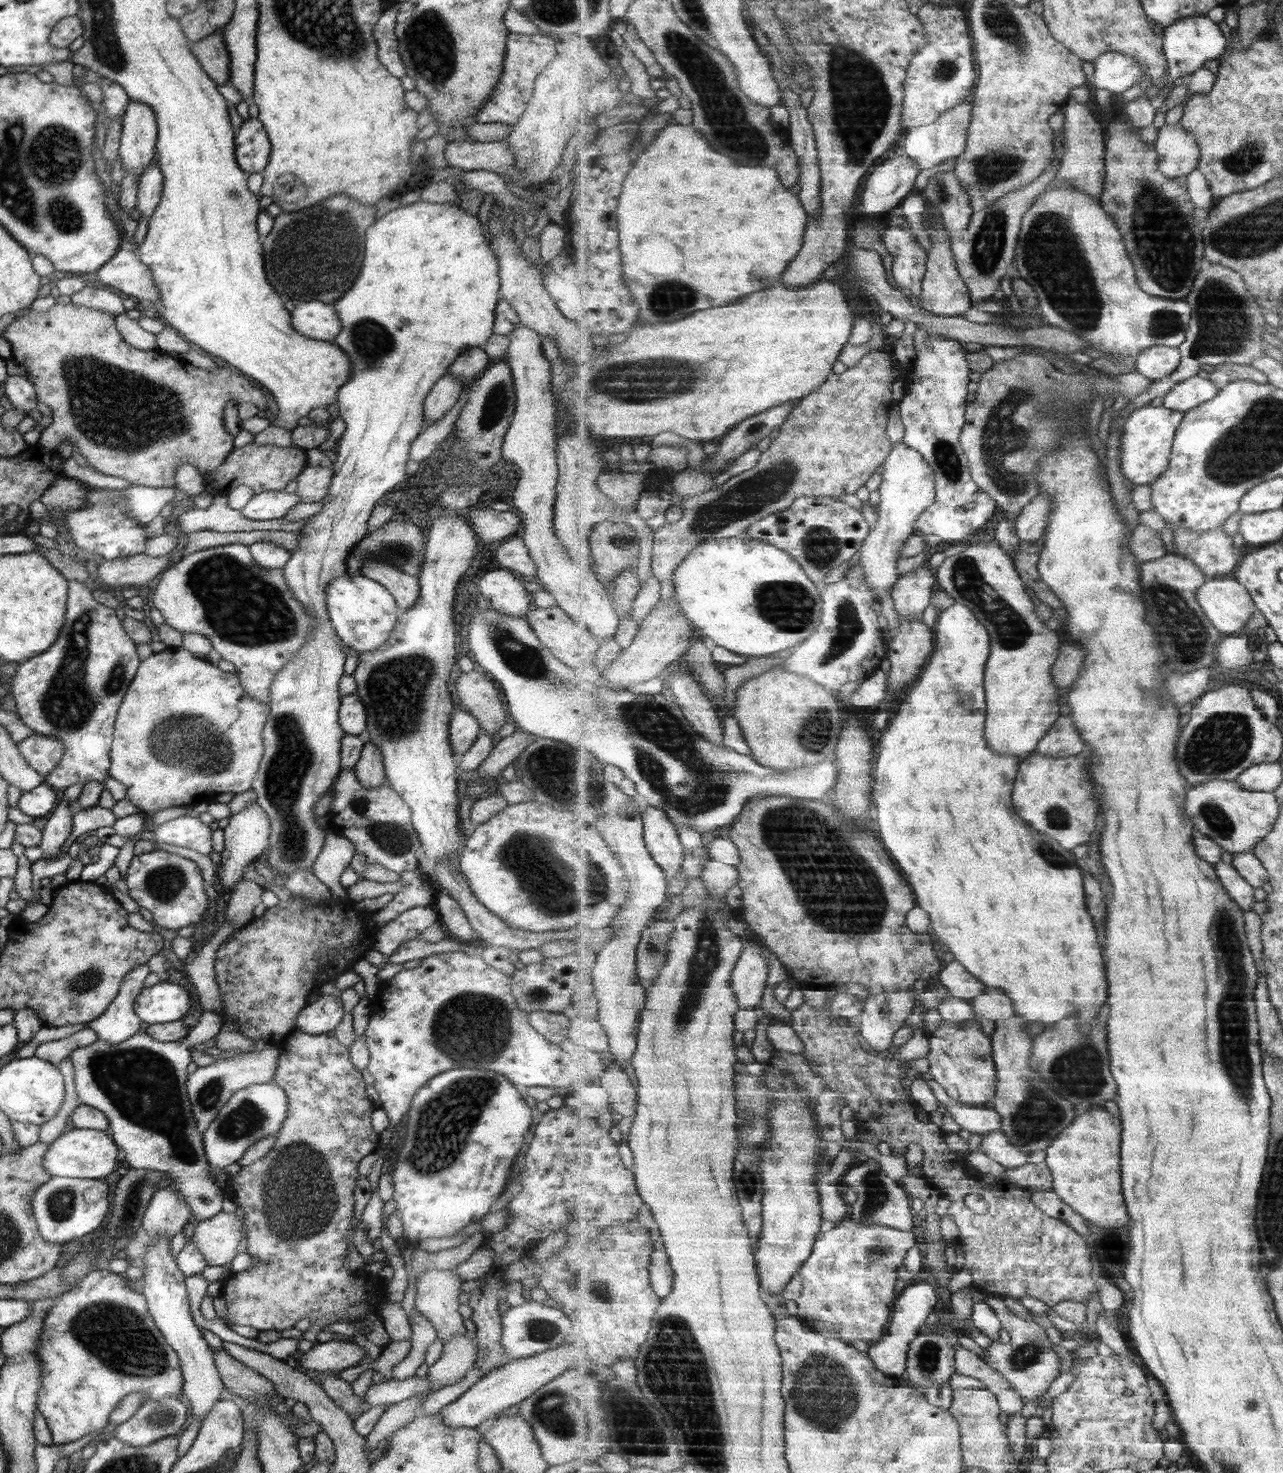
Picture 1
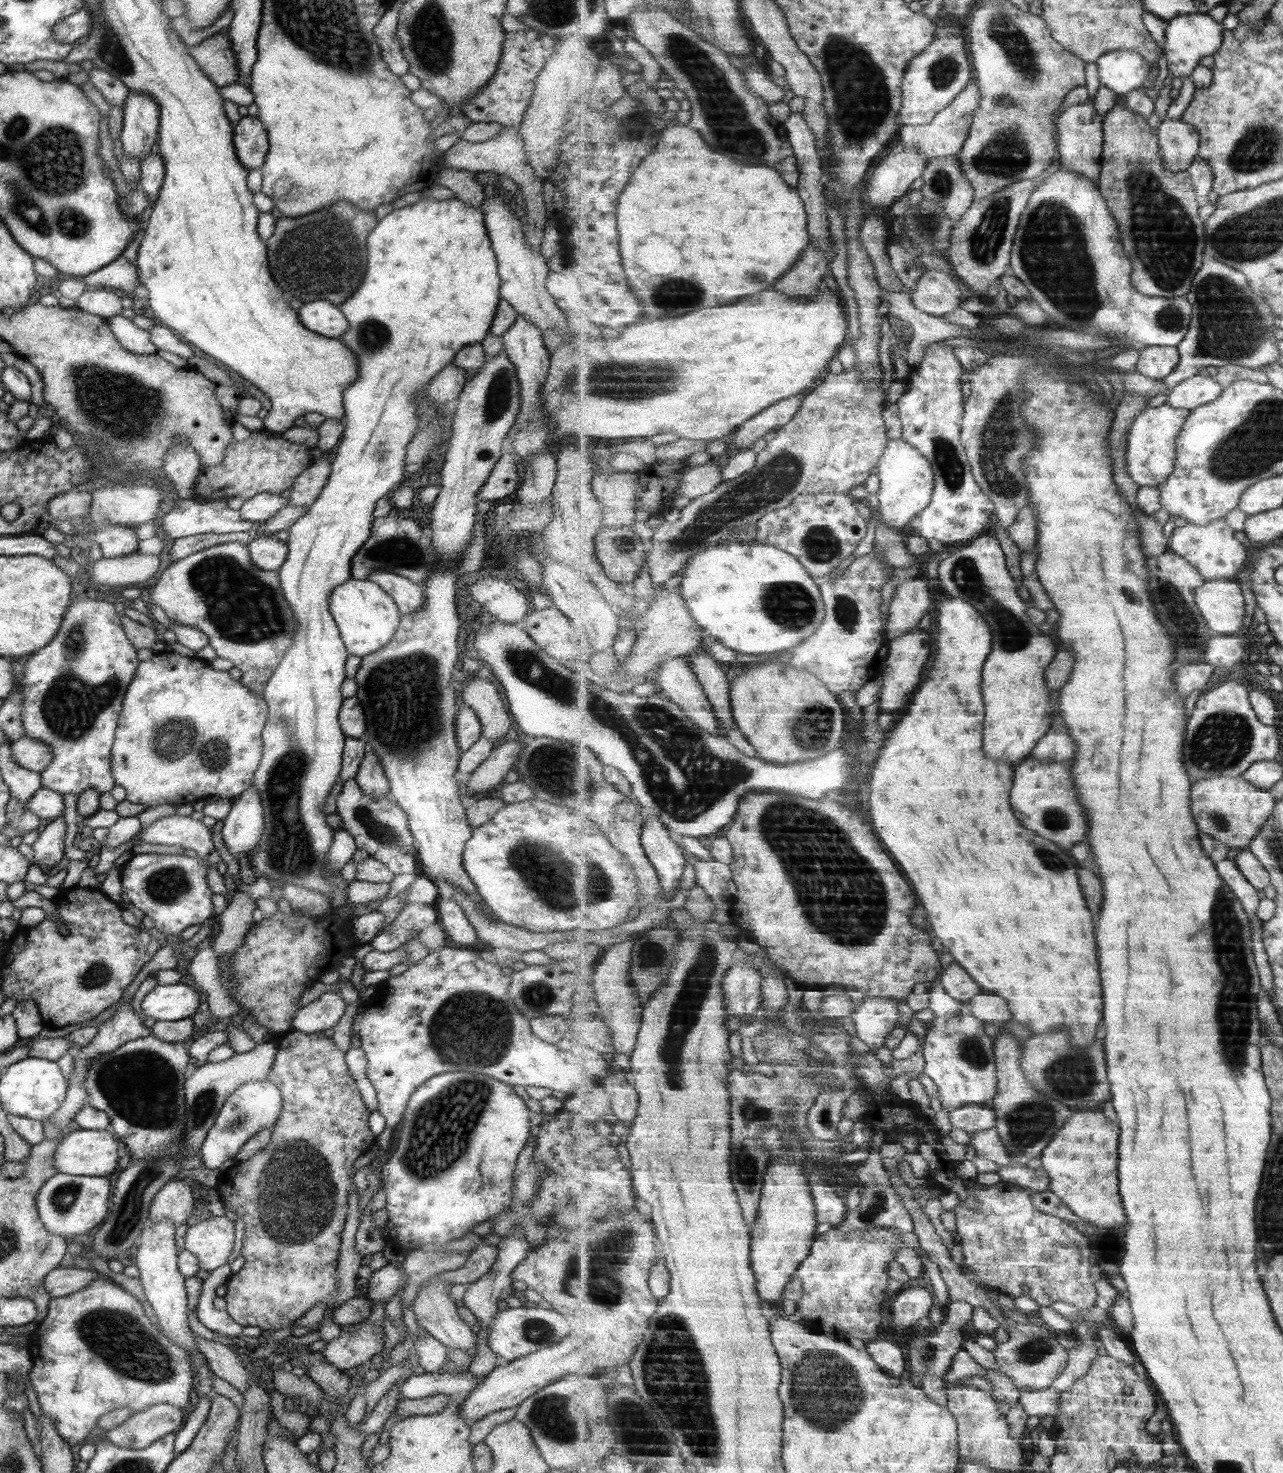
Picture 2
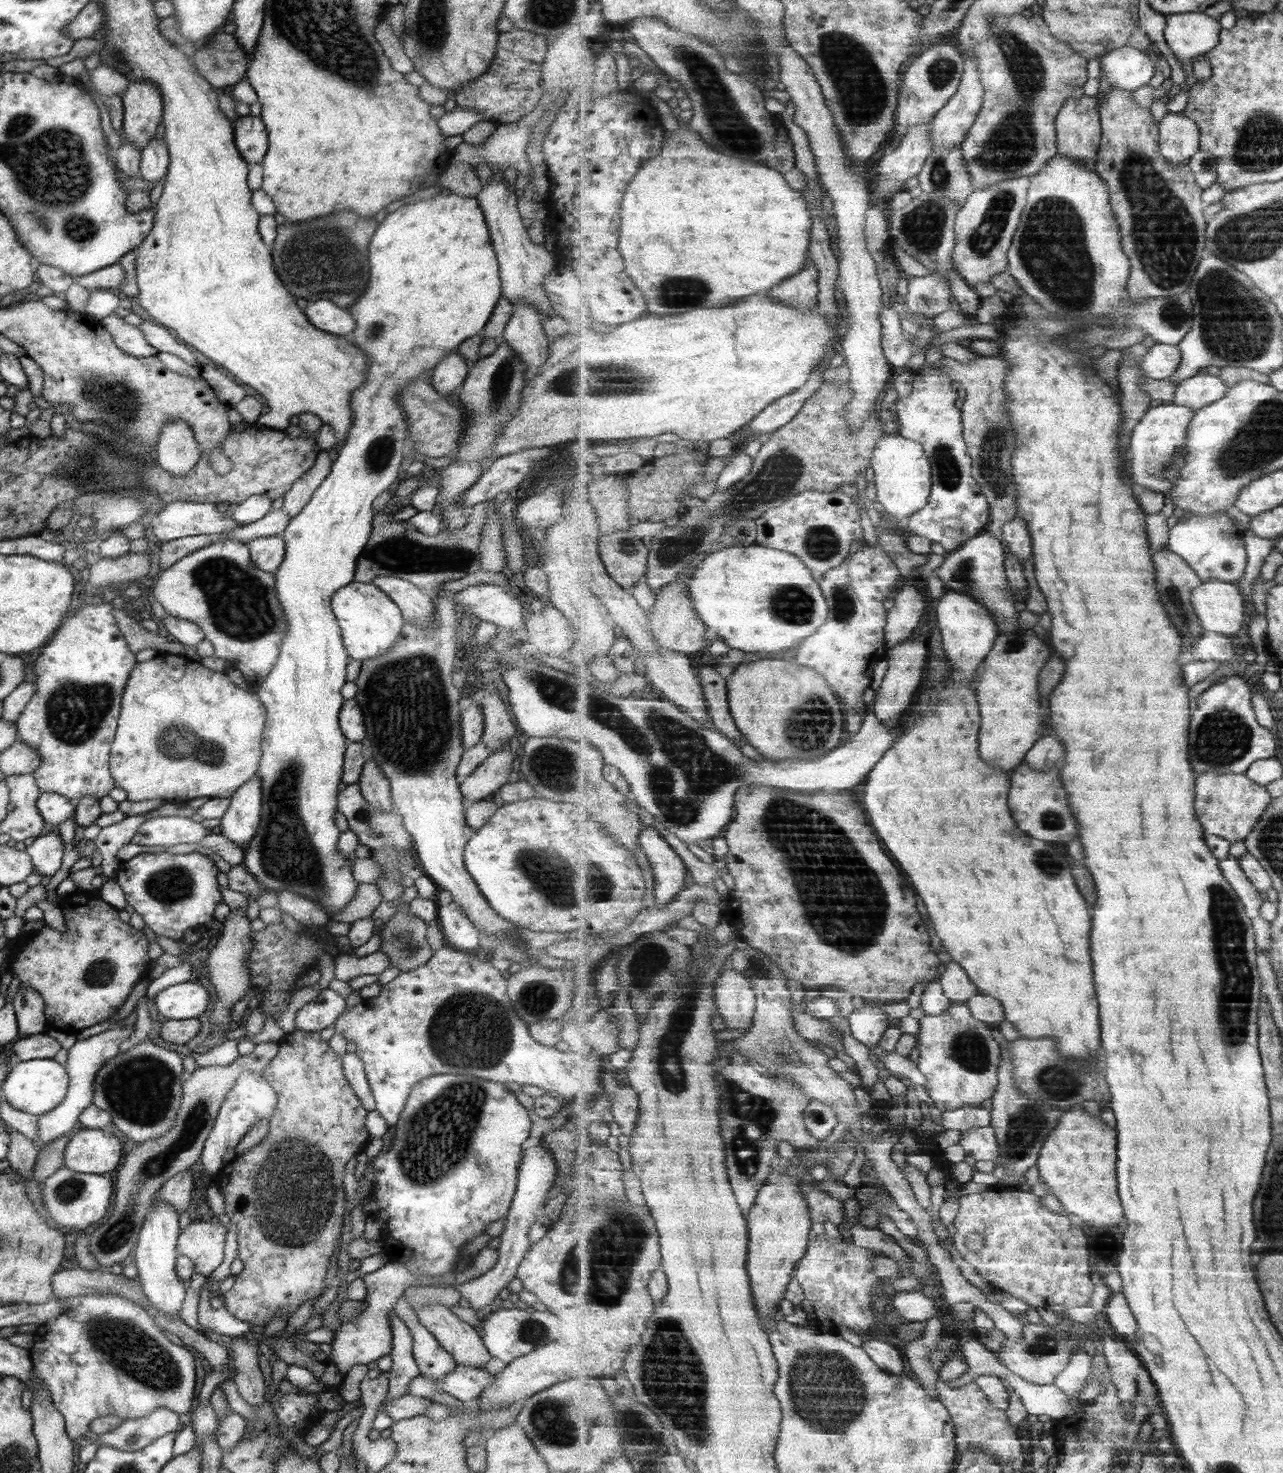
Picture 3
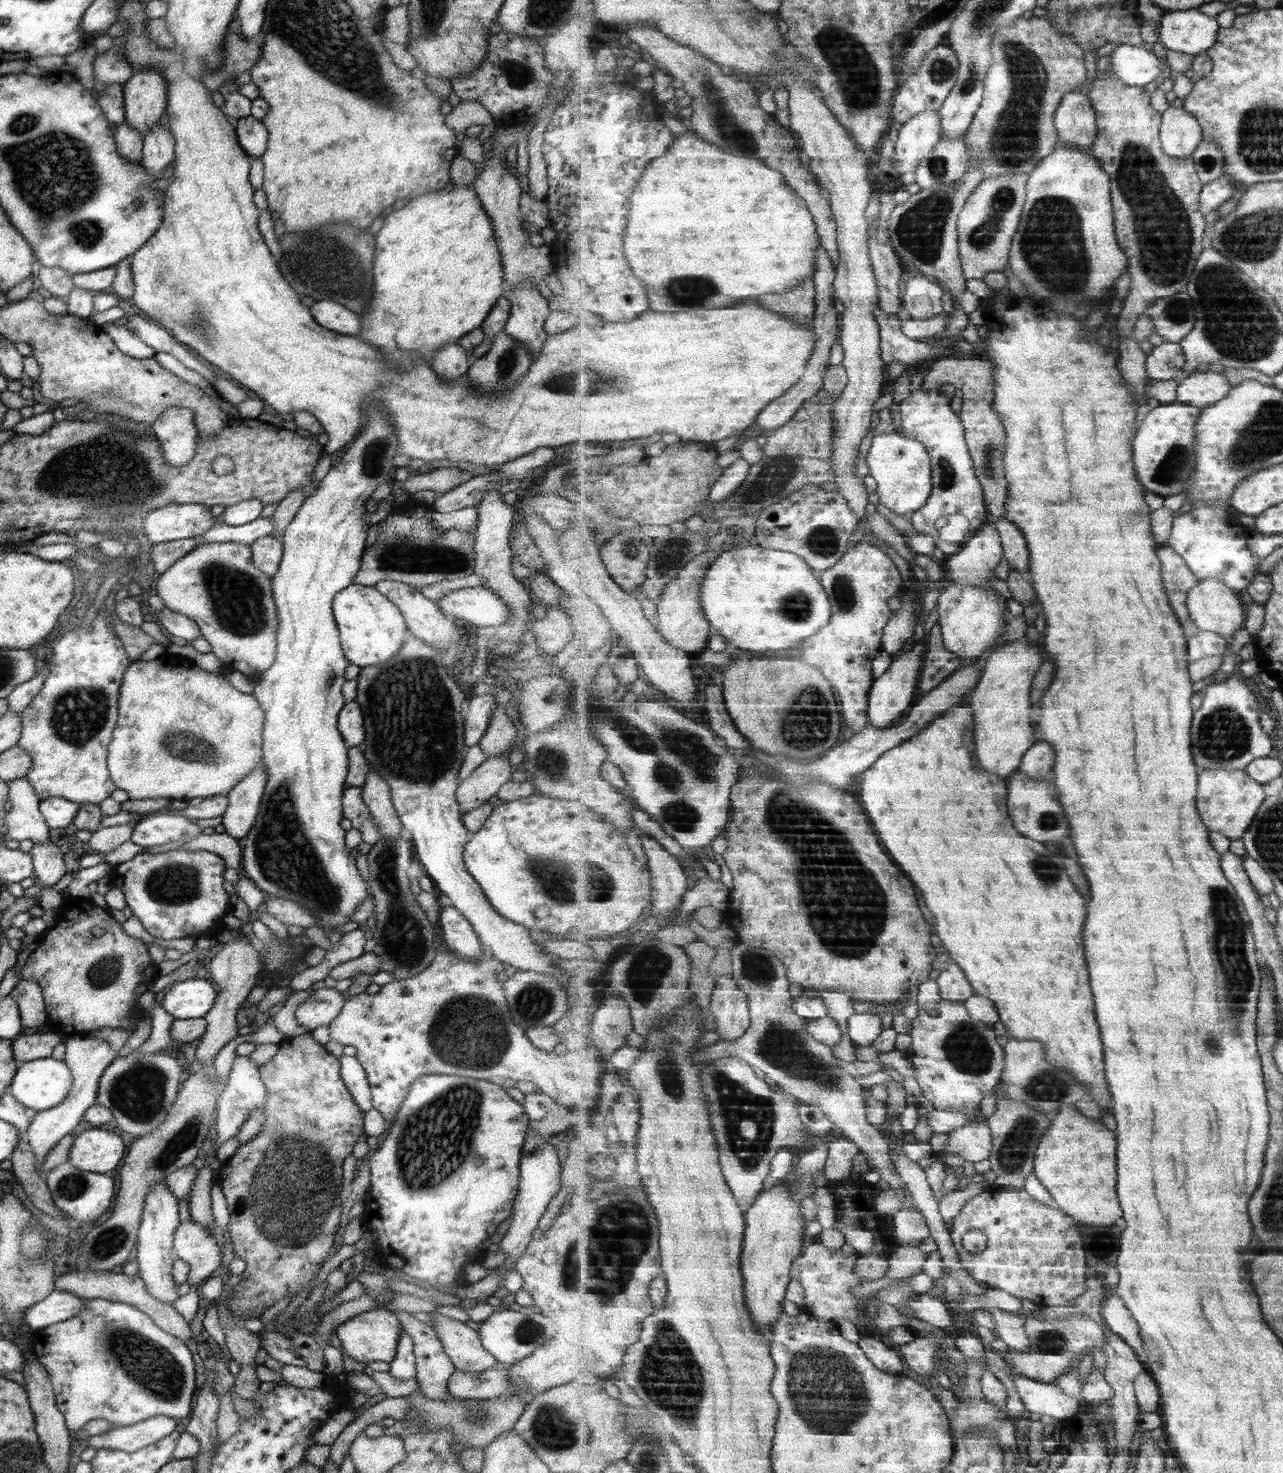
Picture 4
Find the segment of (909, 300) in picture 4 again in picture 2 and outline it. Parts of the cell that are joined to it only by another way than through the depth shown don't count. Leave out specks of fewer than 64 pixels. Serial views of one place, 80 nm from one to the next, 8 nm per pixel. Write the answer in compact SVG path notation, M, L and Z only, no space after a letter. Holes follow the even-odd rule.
M941 268L929 270L919 279L916 289L911 293L913 304L933 316L955 312L965 299L961 298L959 278Z

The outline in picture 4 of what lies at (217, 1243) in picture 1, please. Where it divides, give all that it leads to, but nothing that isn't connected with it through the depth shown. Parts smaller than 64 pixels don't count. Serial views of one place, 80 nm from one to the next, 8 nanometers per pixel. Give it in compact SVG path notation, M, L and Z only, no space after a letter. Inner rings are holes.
M190 1220L179 1223L175 1229L172 1250L174 1258L188 1264L189 1285L201 1284L209 1278L222 1257L211 1232Z

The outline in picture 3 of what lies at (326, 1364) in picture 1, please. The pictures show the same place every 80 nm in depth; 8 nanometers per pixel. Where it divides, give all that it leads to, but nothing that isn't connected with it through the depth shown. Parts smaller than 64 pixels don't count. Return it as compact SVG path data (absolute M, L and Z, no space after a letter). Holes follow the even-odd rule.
M388 1261L379 1269L363 1274L361 1278L366 1286L364 1301L366 1307L363 1312L349 1322L343 1322L333 1332L330 1360L337 1372L347 1373L352 1366L367 1364L377 1358L388 1354L391 1348L392 1334L388 1325L387 1315L397 1298L403 1294L405 1288L415 1283L416 1277L399 1261Z

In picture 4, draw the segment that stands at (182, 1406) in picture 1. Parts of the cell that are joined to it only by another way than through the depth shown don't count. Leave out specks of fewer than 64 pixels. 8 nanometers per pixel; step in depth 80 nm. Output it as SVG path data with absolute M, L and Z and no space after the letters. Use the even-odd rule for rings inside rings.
M155 1416L143 1422L111 1428L104 1434L90 1436L87 1448L136 1452L174 1432L177 1422L167 1416Z

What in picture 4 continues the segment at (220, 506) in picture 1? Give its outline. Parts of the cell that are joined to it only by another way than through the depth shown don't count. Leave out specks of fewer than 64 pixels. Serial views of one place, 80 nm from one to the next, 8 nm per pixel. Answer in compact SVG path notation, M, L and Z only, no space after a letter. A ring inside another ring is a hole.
M168 504L148 511L143 530L153 544L200 536L219 522L209 509L200 504Z

